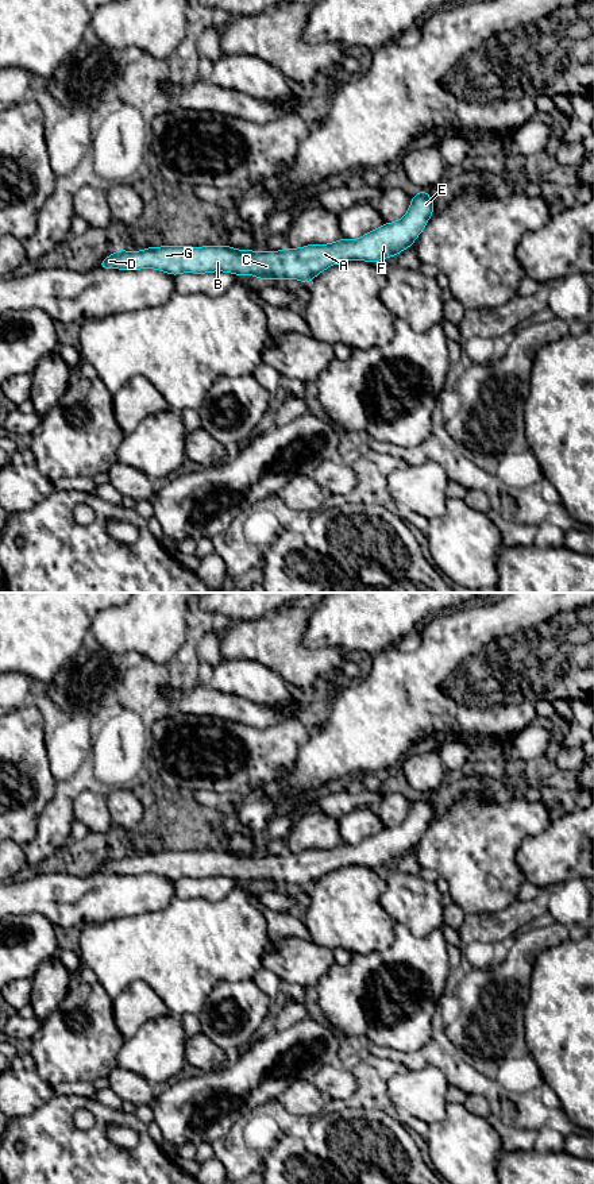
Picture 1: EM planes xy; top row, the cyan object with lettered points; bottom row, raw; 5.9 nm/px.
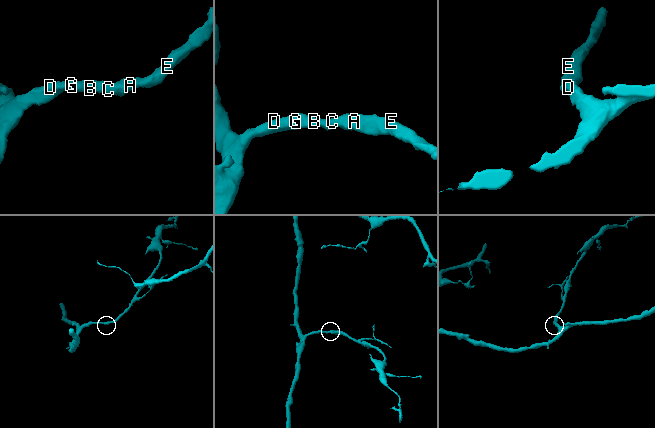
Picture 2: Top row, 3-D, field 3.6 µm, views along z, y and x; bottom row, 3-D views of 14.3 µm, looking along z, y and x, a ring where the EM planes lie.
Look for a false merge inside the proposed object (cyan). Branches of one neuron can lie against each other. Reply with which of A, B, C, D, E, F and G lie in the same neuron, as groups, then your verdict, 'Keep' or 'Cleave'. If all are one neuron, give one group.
Groups: A B C D E F G. Keep

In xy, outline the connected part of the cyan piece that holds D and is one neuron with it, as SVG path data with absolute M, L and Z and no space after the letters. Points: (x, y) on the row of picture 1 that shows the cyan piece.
M420 190L410 200L405 216L393 223L383 223L359 239L342 238L328 244L306 244L281 251L238 250L231 246L161 246L128 252L119 248L105 257L99 269L140 270L155 269L171 275L181 273L205 274L215 271L235 275L255 275L259 279L293 278L309 284L328 267L347 261L377 263L413 246L425 228L435 208L427 190Z

